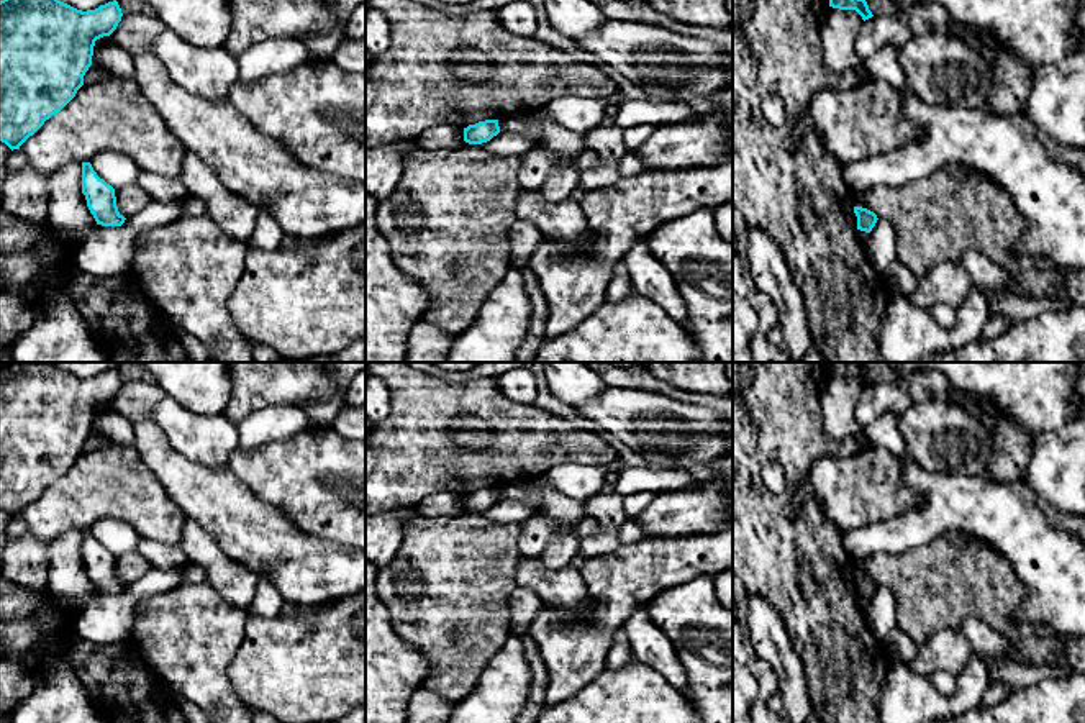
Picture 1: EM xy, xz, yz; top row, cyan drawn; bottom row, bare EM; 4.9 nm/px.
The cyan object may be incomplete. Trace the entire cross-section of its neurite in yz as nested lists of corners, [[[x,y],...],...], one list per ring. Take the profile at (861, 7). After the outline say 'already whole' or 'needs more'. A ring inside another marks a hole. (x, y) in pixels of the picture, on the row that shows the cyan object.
[[[829,0],[829,7],[839,10],[856,10],[864,21],[874,16],[865,0]]]; already whole

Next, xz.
[[[485,120],[464,128],[464,141],[469,144],[482,144],[500,133],[498,120]]]; already whole

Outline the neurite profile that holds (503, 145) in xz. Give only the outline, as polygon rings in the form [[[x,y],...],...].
[[[498,133],[490,141],[482,144],[469,144],[464,141],[462,146],[477,146],[485,149],[487,152],[508,157],[508,156],[521,156],[534,148],[534,139],[531,134],[520,133]]]

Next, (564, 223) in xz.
[[[521,190],[516,211],[520,218],[536,223],[549,241],[574,248],[577,252],[583,252],[590,246],[592,234],[577,195],[562,203],[551,203],[538,190]]]

